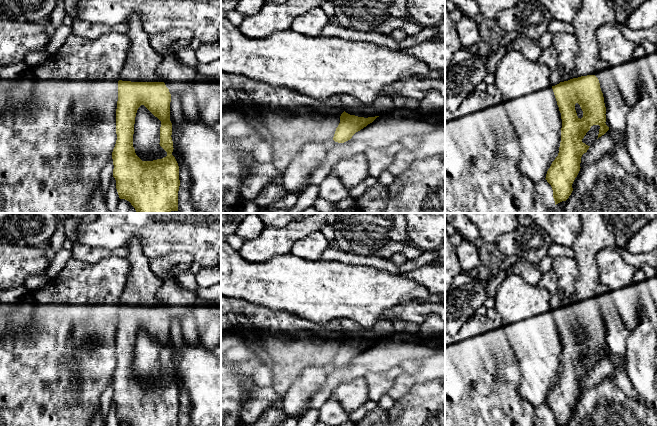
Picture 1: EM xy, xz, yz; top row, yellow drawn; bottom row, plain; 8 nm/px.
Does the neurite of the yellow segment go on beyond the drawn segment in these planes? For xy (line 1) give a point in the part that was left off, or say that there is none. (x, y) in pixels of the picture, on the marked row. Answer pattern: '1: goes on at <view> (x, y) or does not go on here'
1: goes on at xy (142, 62)

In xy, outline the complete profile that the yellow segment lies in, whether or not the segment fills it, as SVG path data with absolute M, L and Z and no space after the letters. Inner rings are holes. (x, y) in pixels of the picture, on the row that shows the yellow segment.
M132 14L126 22L129 26L127 36L131 41L131 48L128 50L126 61L120 71L118 81L118 101L116 109L116 134L117 140L112 152L113 177L116 180L116 189L120 199L125 199L131 203L137 213L170 213L178 211L178 191L180 186L179 166L172 155L172 123L170 121L171 94L163 79L157 74L157 69L162 57L150 45L149 34L144 30L141 18L137 14ZM144 105L155 117L161 121L160 146L167 152L167 156L153 161L142 161L135 153L133 147L133 134L135 117L138 108Z

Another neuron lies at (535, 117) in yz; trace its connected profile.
M508 48L497 65L495 86L510 118L520 146L518 169L533 182L546 178L548 169L558 156L562 119L550 83L551 69L539 61L528 60L522 52Z

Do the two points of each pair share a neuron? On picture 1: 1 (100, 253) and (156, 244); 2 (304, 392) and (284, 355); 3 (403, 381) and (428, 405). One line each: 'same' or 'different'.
1: different
2: different
3: different

